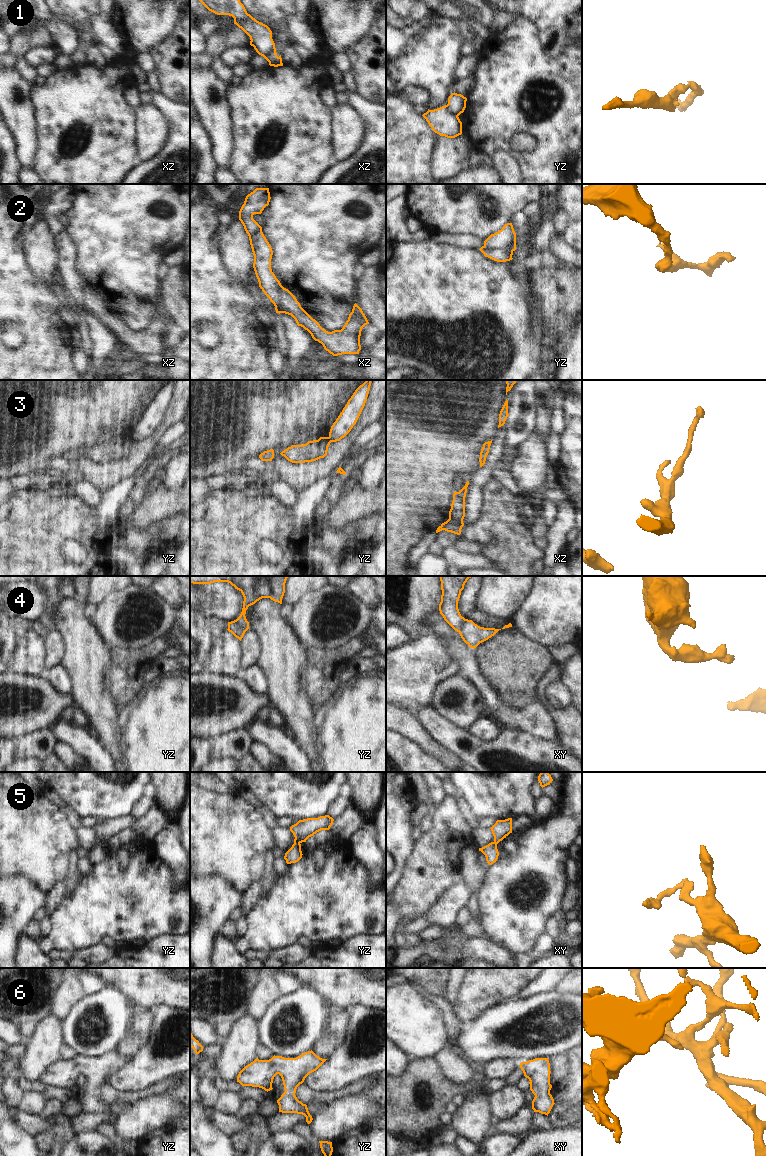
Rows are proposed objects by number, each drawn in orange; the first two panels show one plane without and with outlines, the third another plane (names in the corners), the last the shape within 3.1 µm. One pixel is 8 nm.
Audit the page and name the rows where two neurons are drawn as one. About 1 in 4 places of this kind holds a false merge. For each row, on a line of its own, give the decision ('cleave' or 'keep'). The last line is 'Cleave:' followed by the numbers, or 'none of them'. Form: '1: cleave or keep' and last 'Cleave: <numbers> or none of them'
1: cleave
2: cleave
3: cleave
4: cleave
5: cleave
6: keep
Cleave: 1, 2, 3, 4, 5

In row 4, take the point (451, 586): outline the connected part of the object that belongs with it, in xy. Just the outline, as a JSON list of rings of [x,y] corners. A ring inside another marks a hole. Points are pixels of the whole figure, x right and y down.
[[[440,576],[442,595],[439,611],[444,620],[457,632],[465,620],[459,612],[458,601],[465,583],[471,577],[473,576]]]

